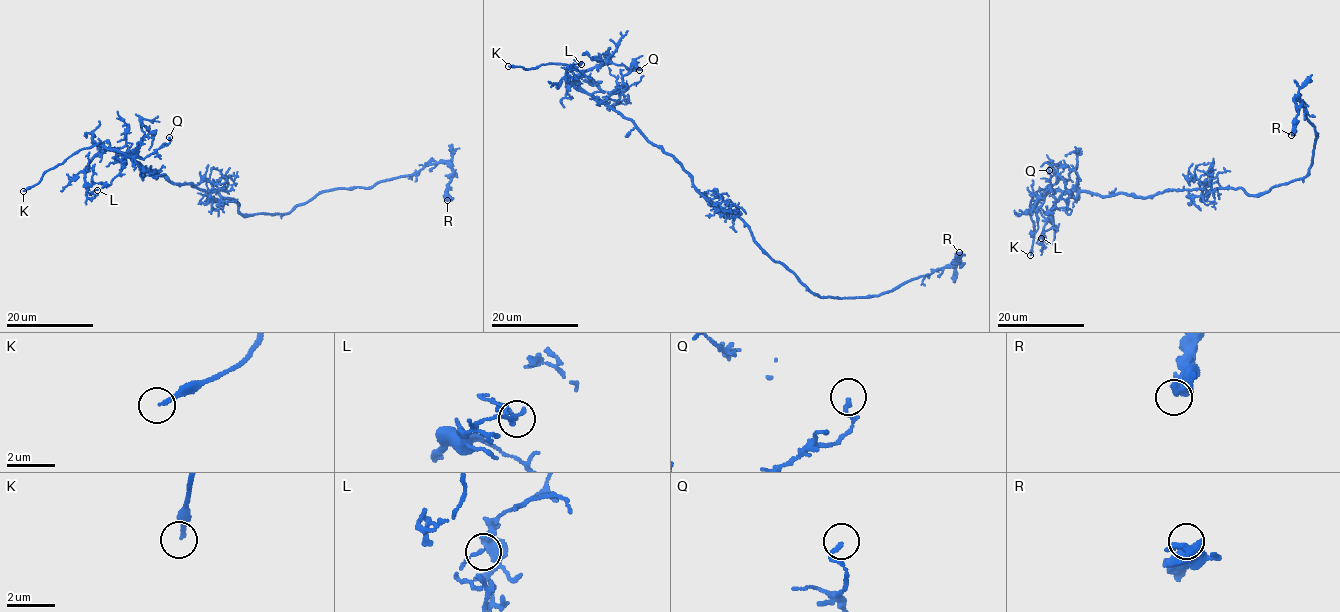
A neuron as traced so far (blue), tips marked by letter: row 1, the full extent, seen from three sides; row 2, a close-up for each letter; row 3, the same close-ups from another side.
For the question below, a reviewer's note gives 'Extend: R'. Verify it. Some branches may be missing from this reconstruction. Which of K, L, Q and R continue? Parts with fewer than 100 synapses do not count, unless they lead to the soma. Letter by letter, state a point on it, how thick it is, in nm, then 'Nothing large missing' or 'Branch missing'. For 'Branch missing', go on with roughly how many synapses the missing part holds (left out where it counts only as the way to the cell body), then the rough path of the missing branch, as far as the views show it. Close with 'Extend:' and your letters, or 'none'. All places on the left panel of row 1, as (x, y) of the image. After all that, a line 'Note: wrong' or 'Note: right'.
K: Place: (23, 191). Thickness 170 nm. Branch missing
L: Place: (97, 190). Thickness 110 nm. Nothing large missing
Q: Place: (169, 137). Thickness 160 nm. Nothing large missing
R: Place: (447, 200). Thickness 550 nm. Nothing large missing
Extend: K
Note: wrong

